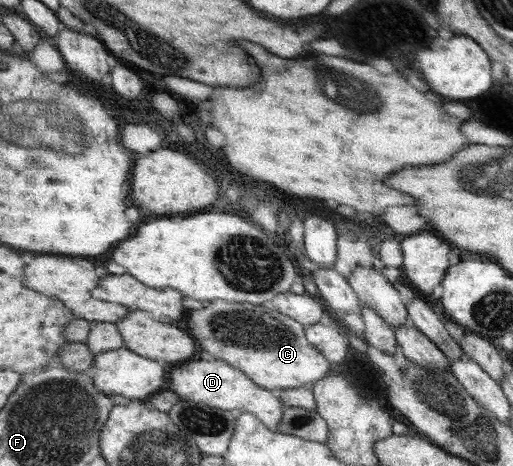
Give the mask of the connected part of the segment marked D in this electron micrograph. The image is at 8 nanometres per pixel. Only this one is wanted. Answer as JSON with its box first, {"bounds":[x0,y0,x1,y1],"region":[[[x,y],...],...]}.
{"bounds":[169,359,285,430],"region":[[[191,359],[172,365],[169,372],[169,390],[173,390],[181,400],[203,403],[209,407],[243,414],[252,413],[260,418],[270,430],[279,428],[285,410],[284,401],[277,392],[265,389],[252,380],[246,373],[241,373],[236,366],[226,361],[206,361]]]}

